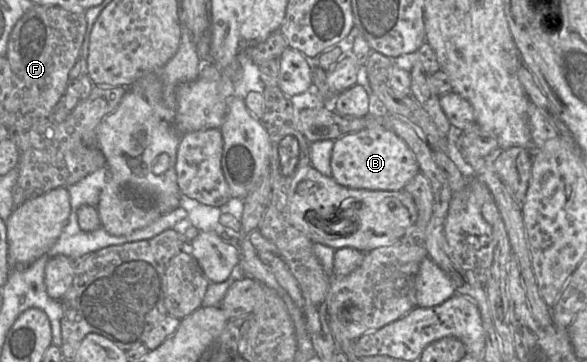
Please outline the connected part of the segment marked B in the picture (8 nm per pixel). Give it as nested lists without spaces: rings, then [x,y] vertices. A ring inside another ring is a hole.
[[[373,125],[334,140],[330,160],[332,178],[350,189],[371,191],[402,190],[419,172],[413,152],[385,125]]]

